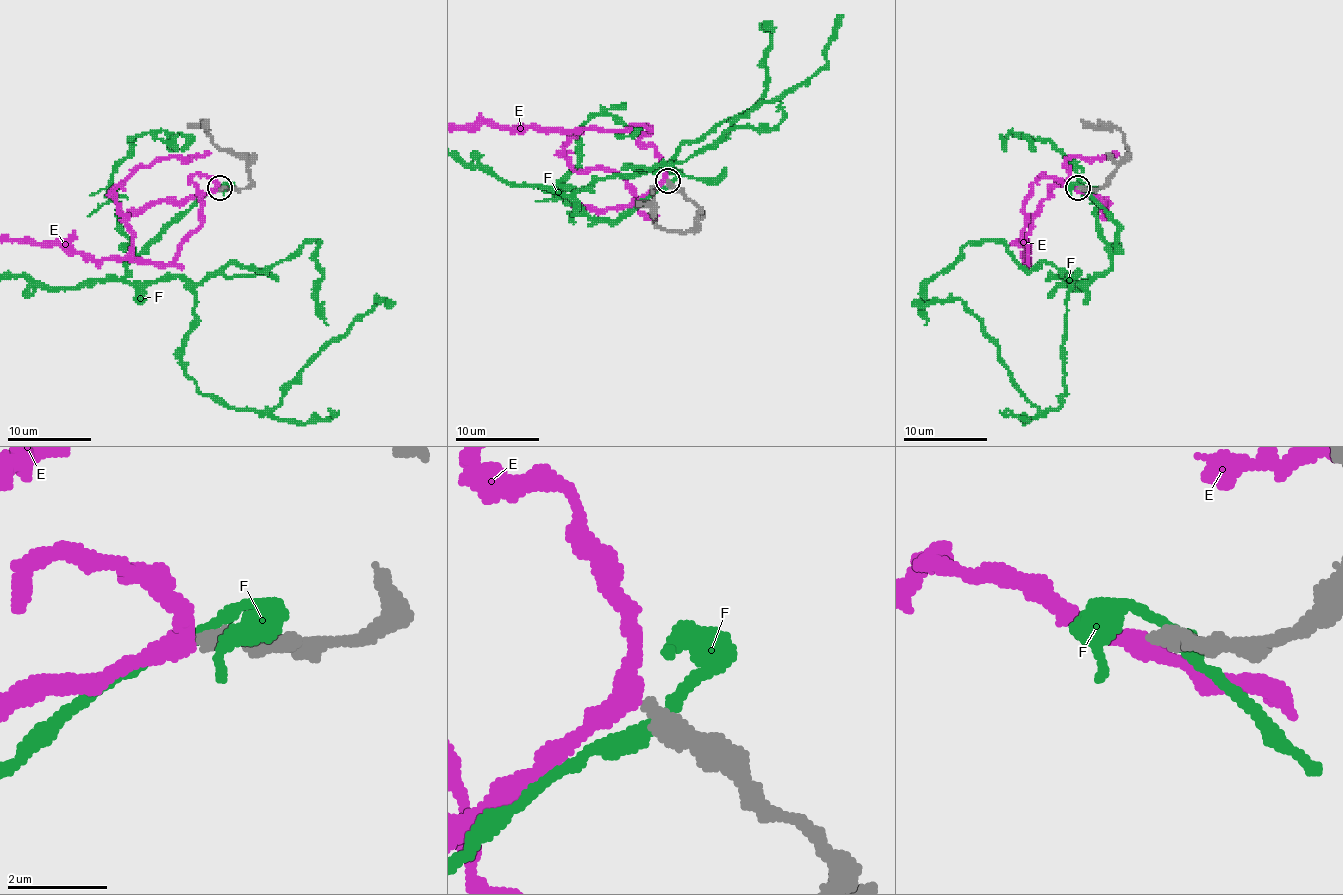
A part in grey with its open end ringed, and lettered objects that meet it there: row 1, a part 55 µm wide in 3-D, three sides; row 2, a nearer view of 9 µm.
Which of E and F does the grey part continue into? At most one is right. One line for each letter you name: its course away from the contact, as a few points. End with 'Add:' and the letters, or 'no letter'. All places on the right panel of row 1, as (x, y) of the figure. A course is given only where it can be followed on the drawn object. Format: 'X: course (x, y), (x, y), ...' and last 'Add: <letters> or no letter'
Add: no letter

